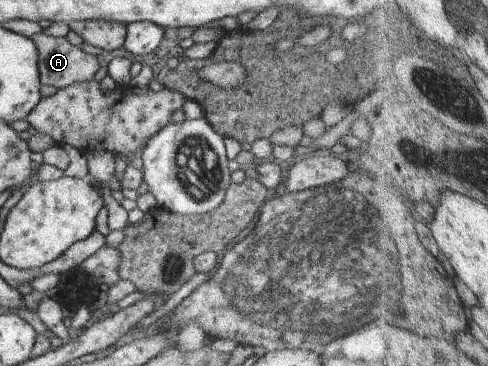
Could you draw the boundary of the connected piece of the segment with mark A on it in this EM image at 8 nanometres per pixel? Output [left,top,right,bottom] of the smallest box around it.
[30,33,99,89]

